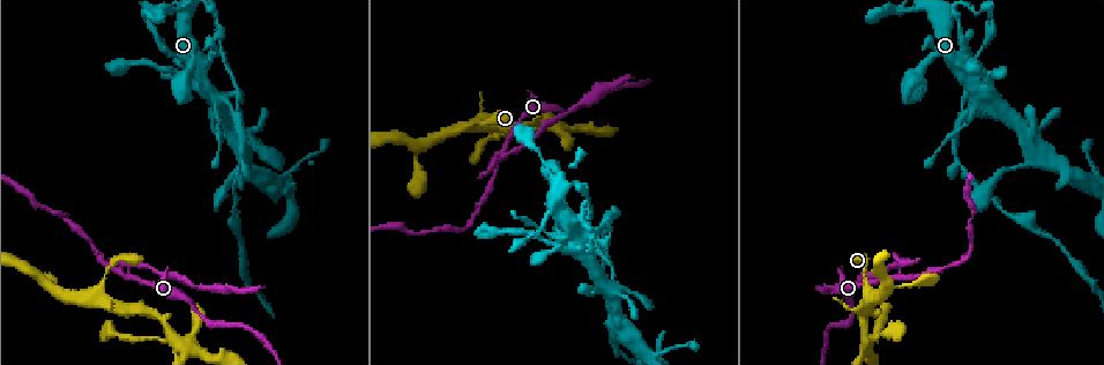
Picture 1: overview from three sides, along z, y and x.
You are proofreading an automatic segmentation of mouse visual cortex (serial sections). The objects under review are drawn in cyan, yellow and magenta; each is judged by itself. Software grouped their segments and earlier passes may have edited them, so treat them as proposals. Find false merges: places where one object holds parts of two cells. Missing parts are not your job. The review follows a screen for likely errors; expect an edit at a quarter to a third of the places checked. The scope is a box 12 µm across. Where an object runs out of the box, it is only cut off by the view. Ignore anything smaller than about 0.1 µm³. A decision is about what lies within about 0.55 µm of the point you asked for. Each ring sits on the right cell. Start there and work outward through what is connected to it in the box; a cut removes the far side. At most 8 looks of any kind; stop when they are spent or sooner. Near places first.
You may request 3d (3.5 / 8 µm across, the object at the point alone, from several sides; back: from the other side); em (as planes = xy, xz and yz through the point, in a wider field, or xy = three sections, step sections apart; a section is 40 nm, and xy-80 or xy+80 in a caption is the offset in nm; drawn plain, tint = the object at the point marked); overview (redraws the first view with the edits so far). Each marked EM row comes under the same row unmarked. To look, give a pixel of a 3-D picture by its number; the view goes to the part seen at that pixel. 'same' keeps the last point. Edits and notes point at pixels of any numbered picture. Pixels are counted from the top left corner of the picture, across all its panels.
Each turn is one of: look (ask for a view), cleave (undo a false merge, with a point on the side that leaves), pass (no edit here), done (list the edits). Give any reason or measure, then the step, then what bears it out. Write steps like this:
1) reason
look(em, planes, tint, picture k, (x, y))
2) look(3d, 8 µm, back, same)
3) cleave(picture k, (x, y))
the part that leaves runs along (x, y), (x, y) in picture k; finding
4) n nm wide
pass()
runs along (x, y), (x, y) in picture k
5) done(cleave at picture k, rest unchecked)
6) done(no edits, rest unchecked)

abrupt turn
look(3d, 3.5 µm, picture 1, (901, 276))

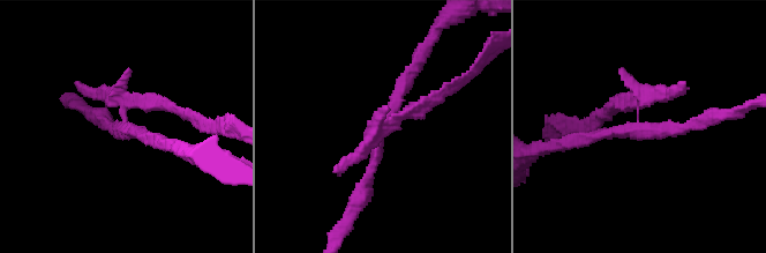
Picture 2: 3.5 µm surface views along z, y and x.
now the EM
look(em, xy, step 3, tint, picture 2, (635, 130))

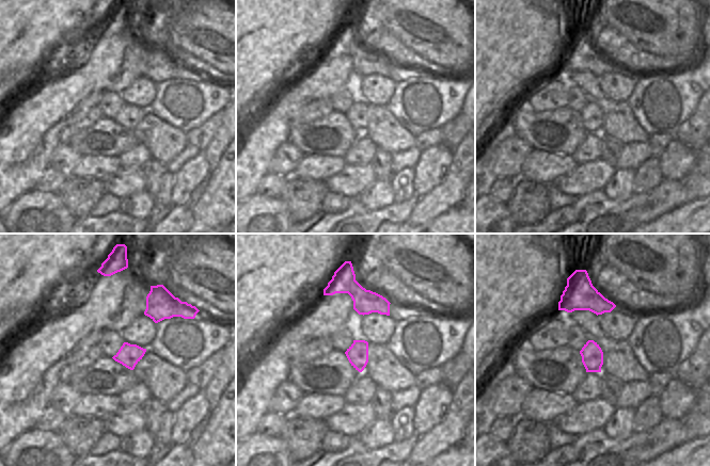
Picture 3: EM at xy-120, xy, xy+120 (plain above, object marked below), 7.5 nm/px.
look(em, planes, tint, same)

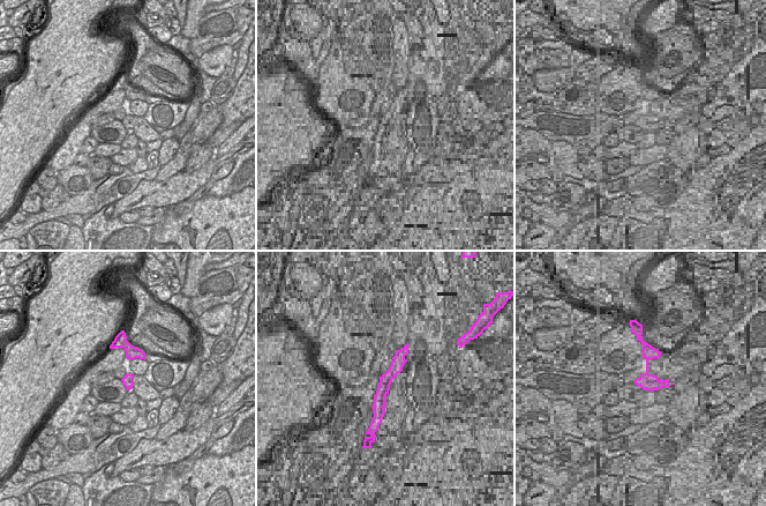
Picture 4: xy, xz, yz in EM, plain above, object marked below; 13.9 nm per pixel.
cleave(picture 2, (635, 84))
the part that leaves runs along (637, 120), (635, 102), (625, 102), (587, 124) in picture 2; two cells meet here

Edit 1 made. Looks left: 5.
look(overview)

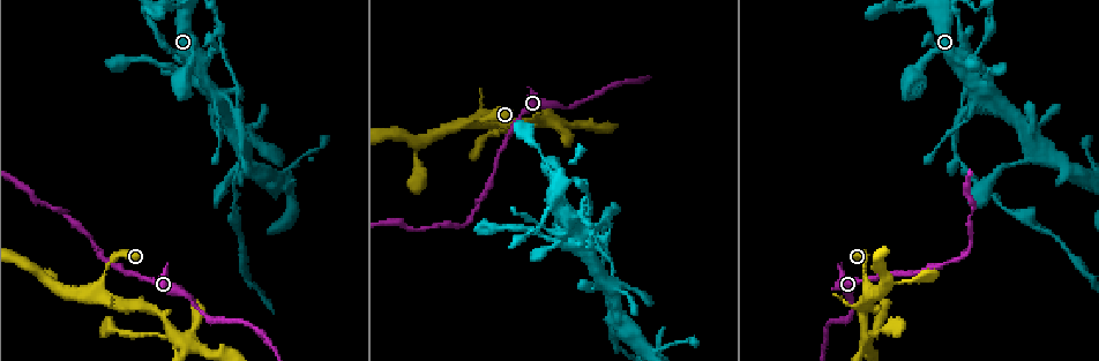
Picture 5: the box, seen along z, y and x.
calibre changes
look(3d, 3.5 µm, picture 5, (417, 168))

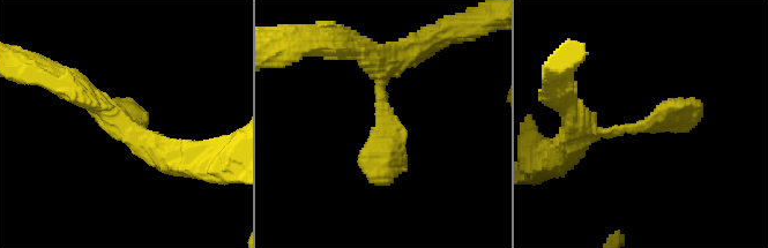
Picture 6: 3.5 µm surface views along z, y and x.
now the EM
look(em, xy, step 1, tint, picture 6, (380, 122))

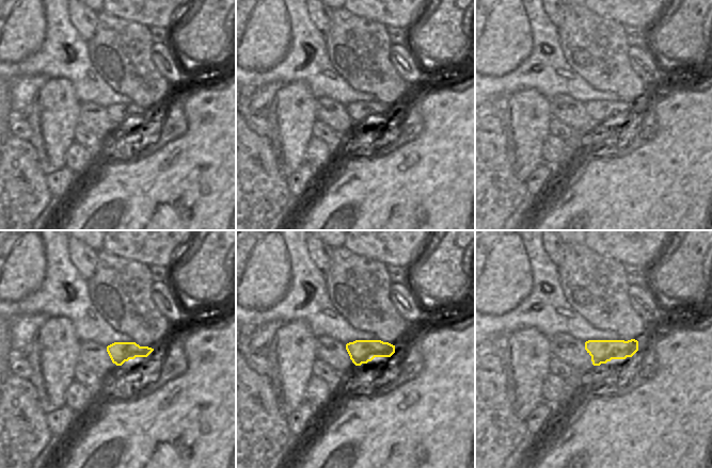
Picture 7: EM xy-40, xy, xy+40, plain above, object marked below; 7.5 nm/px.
another direction
look(em, xy, step 2, tint, same)

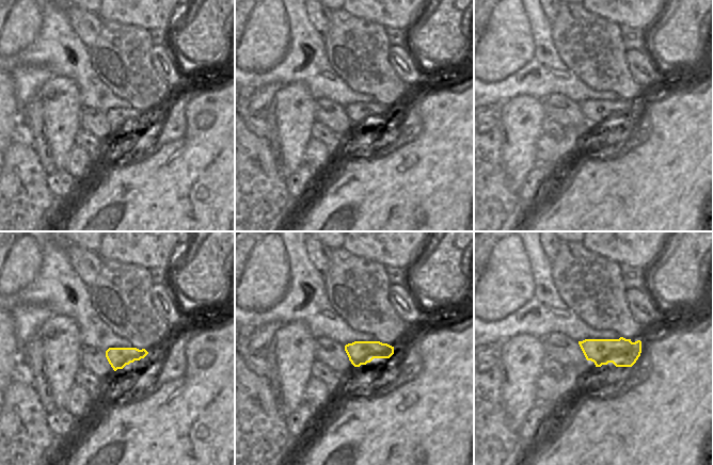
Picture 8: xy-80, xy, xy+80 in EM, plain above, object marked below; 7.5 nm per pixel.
pass()
runs along (575, 135), (699, 106) in picture 6; one cell here

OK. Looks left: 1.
done(cleave at picture 2, rest unchecked)

